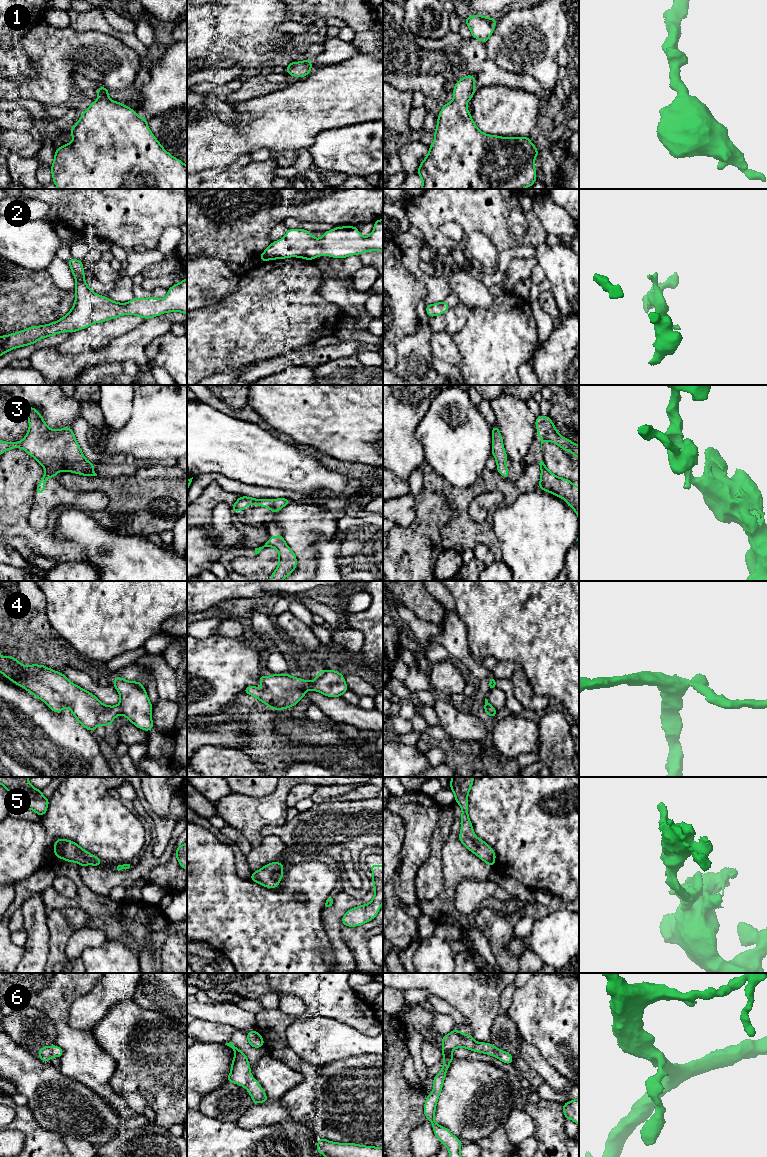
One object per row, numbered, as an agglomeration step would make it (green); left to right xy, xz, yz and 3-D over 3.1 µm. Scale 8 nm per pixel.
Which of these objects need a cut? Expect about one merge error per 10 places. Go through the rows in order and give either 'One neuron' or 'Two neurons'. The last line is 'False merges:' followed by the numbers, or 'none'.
1: One neuron
2: One neuron
3: One neuron
4: One neuron
5: One neuron
6: One neuron
False merges: none

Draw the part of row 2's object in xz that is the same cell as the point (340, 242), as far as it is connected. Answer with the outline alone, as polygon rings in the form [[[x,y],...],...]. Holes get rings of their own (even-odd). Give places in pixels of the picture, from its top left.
[[[383,220],[374,222],[374,229],[368,237],[362,236],[356,226],[336,227],[323,232],[319,239],[304,229],[288,229],[286,235],[270,244],[260,256],[260,261],[289,257],[312,260],[327,255],[346,258],[368,251],[383,251]]]

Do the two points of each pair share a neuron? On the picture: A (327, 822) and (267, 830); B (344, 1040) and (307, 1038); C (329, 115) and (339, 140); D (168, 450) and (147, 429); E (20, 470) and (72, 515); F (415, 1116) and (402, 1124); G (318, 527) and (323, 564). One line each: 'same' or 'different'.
A: same
B: same
C: different
D: same
E: different
F: same
G: different

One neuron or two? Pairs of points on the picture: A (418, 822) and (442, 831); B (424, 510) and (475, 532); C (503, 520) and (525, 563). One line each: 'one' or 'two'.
A: two
B: two
C: one

